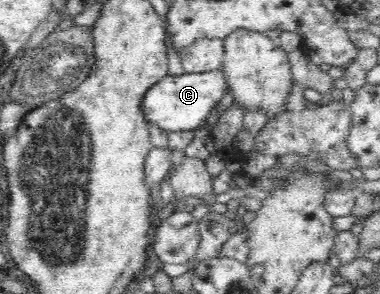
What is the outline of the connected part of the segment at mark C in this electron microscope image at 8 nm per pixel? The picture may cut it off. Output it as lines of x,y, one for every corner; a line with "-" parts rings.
223,69
204,71
202,73
185,73
182,75
166,75
156,82
144,97
144,112
149,122
162,126
163,132
178,130
195,130
207,122
212,111
228,93
228,80

